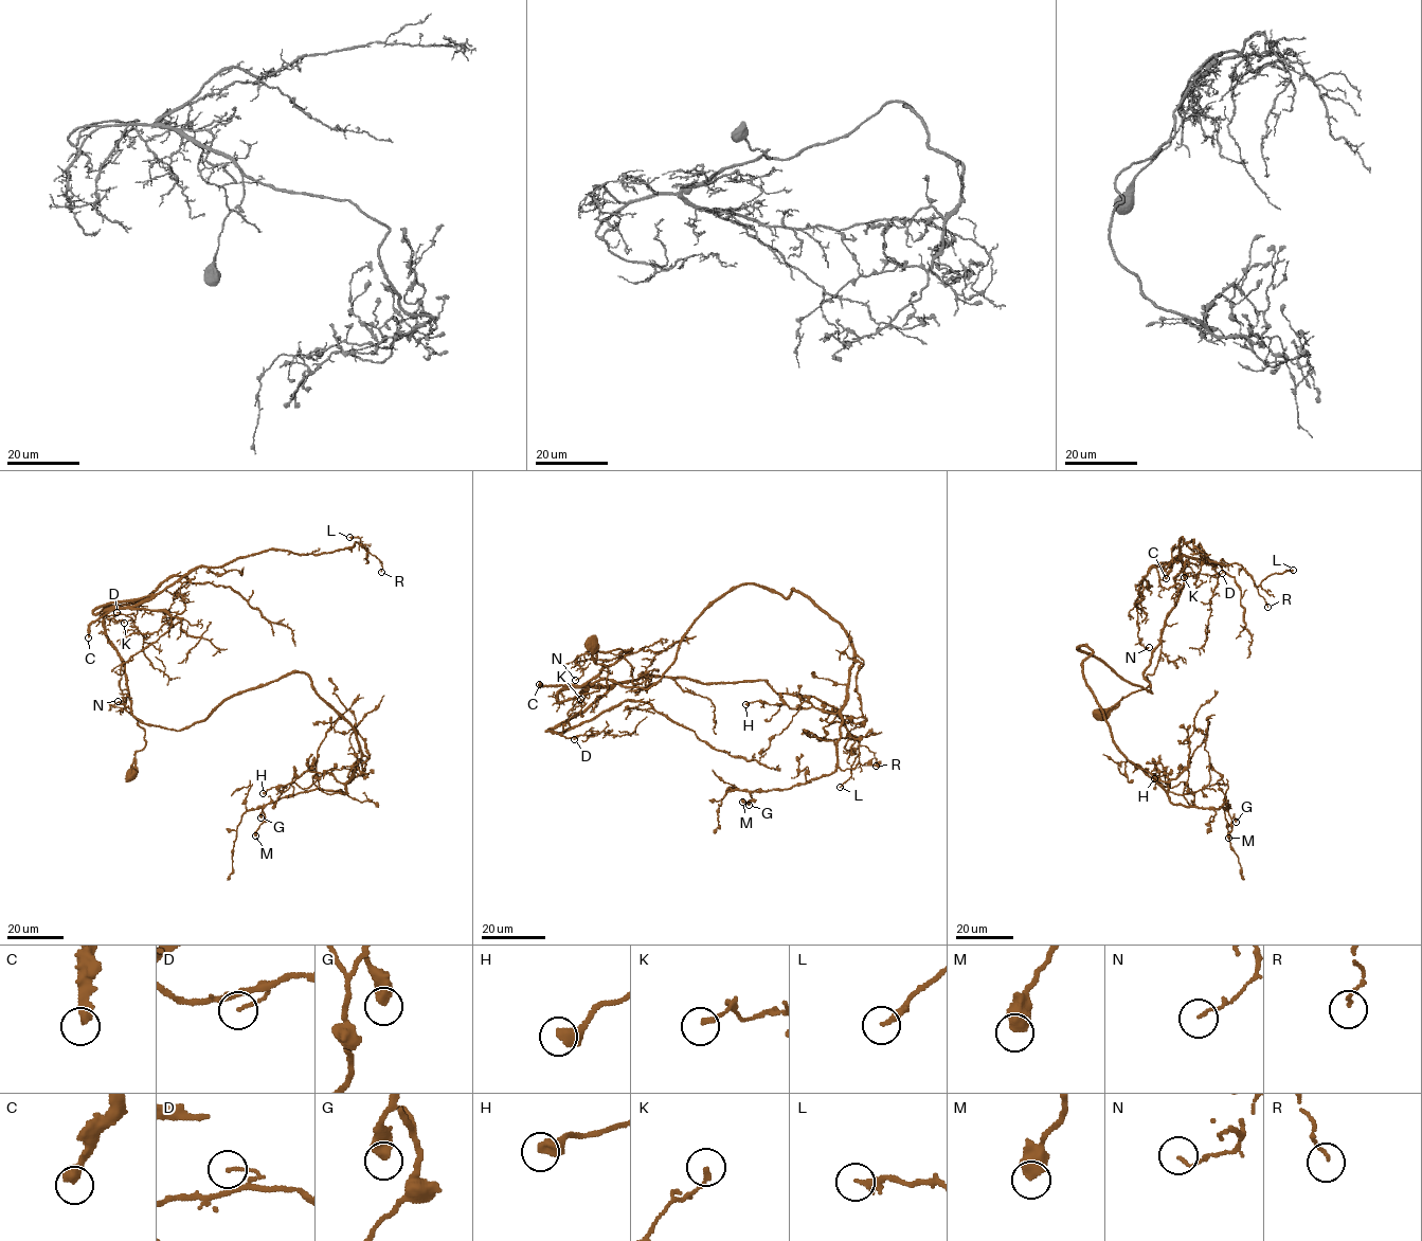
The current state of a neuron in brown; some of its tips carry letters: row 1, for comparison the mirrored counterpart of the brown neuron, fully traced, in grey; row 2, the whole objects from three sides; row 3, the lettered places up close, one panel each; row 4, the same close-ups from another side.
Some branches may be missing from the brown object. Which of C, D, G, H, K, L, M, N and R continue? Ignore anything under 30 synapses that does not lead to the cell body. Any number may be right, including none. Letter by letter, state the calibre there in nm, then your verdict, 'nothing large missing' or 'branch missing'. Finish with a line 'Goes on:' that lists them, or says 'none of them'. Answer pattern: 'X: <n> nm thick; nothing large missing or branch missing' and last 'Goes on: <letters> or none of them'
C: 400 nm thick; branch missing
D: 110 nm thick; nothing large missing
G: 480 nm thick; nothing large missing
H: 500 nm thick; nothing large missing
K: 170 nm thick; nothing large missing
L: 260 nm thick; nothing large missing
M: 650 nm thick; nothing large missing
N: 100 nm thick; nothing large missing
R: 110 nm thick; nothing large missing
Goes on: C

